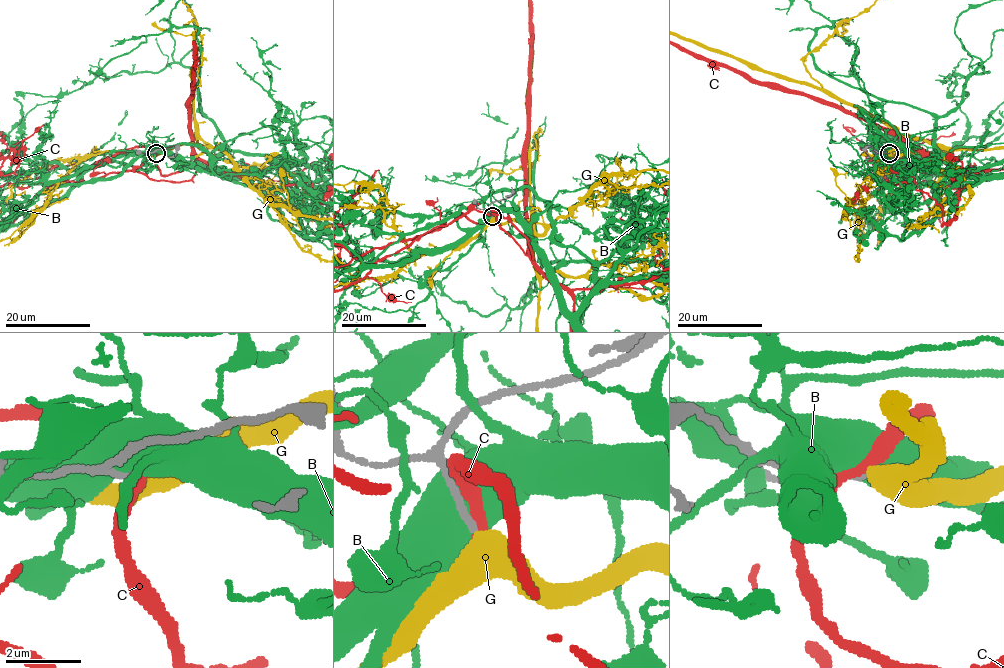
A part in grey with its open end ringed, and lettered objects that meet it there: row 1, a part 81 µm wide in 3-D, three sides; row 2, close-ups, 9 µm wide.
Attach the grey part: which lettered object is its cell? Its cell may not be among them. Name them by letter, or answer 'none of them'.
G

